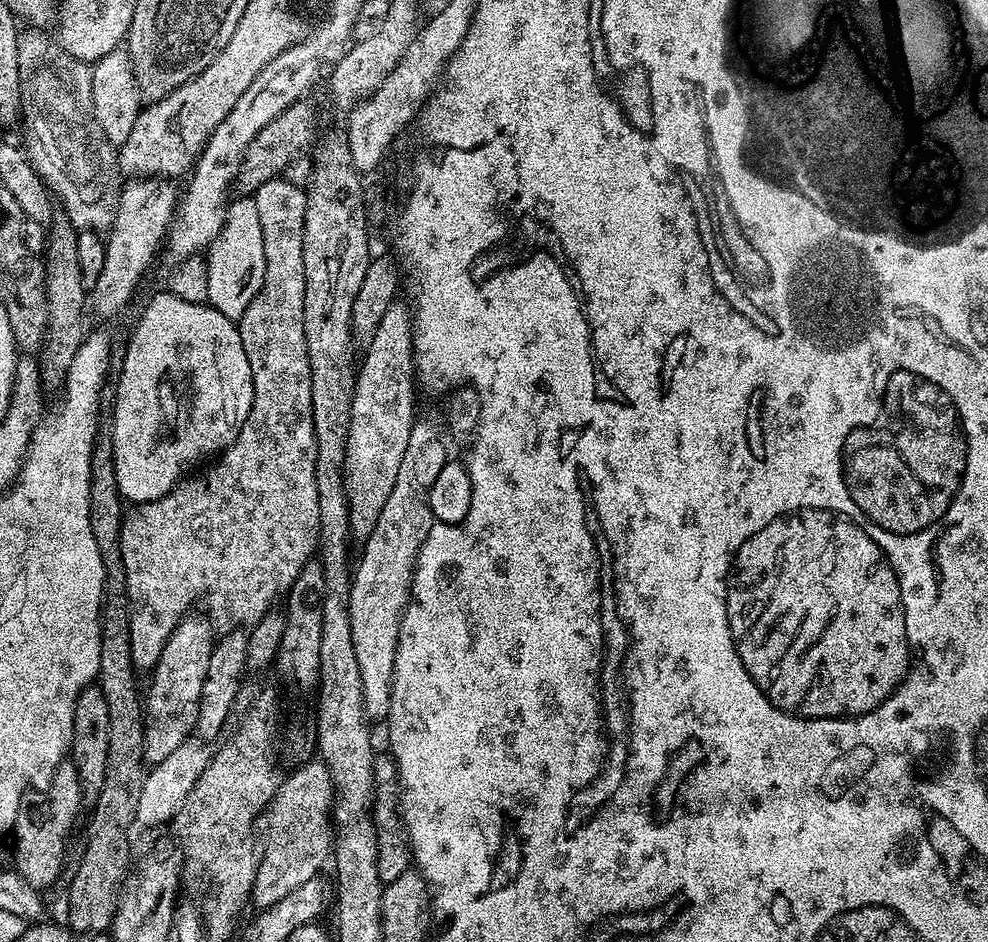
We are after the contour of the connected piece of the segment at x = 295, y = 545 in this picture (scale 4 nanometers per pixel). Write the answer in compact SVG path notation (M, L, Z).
M277 178L258 186L258 190L254 193L254 199L258 206L258 222L262 222L262 242L266 250L266 274L258 294L254 294L250 306L246 306L246 310L238 321L242 350L246 350L246 358L250 362L252 385L254 386L250 414L246 418L246 422L242 422L242 430L236 441L224 449L222 455L215 461L217 464L209 472L204 472L201 476L189 475L187 478L181 479L180 483L171 488L162 498L158 498L154 502L135 505L125 515L124 525L120 528L120 549L122 550L122 562L126 566L128 603L132 606L130 650L132 651L132 666L137 670L143 670L143 668L151 670L156 667L170 634L179 626L180 621L193 611L192 603L195 600L204 600L205 606L208 607L206 615L213 625L229 624L227 626L229 629L236 630L241 626L257 624L267 612L273 611L275 604L272 603L279 596L281 599L287 593L292 583L298 578L302 566L306 566L306 562L313 559L315 552L312 551L320 544L318 486L315 484L316 444L314 418L311 410L310 359L307 357L306 335L303 333L303 294L306 290L306 270L303 268L302 244L307 198L305 189L294 186L283 178Z

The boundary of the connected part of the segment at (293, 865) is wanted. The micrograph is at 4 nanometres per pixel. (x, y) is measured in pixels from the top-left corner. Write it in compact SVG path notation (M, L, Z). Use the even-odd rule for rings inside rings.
M312 758L301 768L287 773L276 791L276 797L262 813L262 847L260 861L252 883L251 903L263 910L274 906L290 890L298 890L302 882L310 882L321 875L320 867L329 863L333 855L334 827L331 817L333 787L330 770L319 759Z

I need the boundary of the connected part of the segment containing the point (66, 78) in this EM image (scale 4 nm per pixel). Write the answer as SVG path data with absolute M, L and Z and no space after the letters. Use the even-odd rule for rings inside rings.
M29 27L28 32L21 31L18 35L18 78L20 79L20 120L24 124L24 141L23 147L28 153L28 161L34 166L41 179L47 185L51 195L55 197L62 207L63 215L68 217L69 222L73 224L80 232L95 232L97 234L107 233L112 227L116 211L118 210L118 202L122 191L121 173L118 171L118 152L117 149L104 136L102 126L98 126L98 122L94 118L94 90L92 89L92 69L87 63L78 58L74 58L65 50L61 44L55 39L52 40L47 35L47 31Z

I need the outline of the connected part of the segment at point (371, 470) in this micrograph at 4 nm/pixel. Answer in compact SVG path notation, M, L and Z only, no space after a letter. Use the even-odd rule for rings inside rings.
M394 302L386 314L382 314L382 322L378 322L374 338L367 341L364 361L359 361L355 373L343 478L349 533L357 542L365 541L374 530L382 506L394 487L411 428L418 419L418 381L412 361L412 313L407 303L400 303Z

